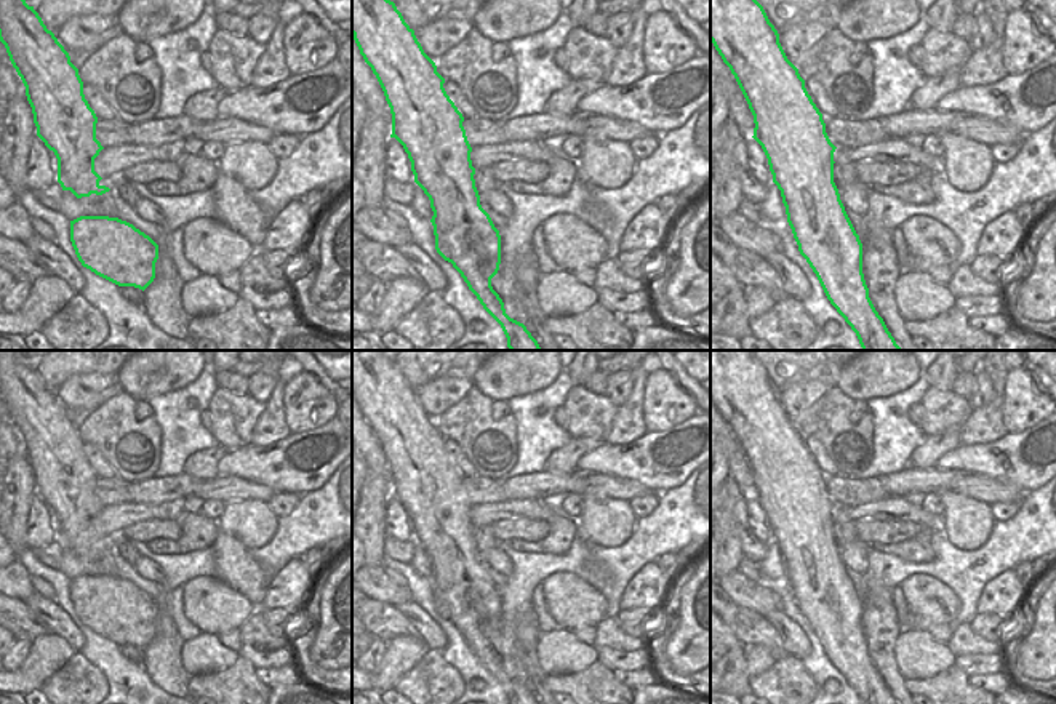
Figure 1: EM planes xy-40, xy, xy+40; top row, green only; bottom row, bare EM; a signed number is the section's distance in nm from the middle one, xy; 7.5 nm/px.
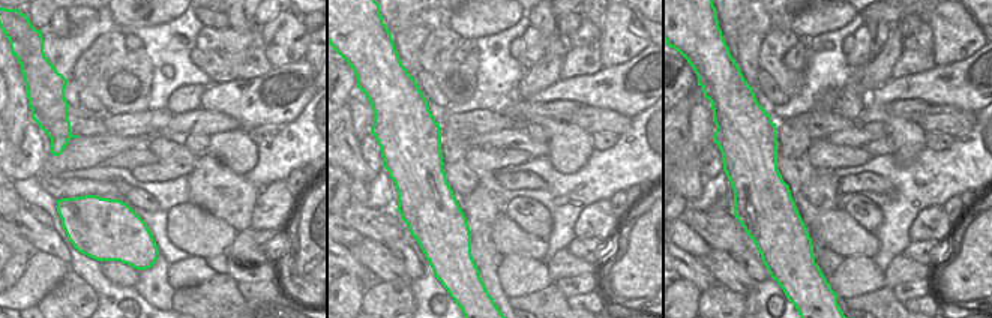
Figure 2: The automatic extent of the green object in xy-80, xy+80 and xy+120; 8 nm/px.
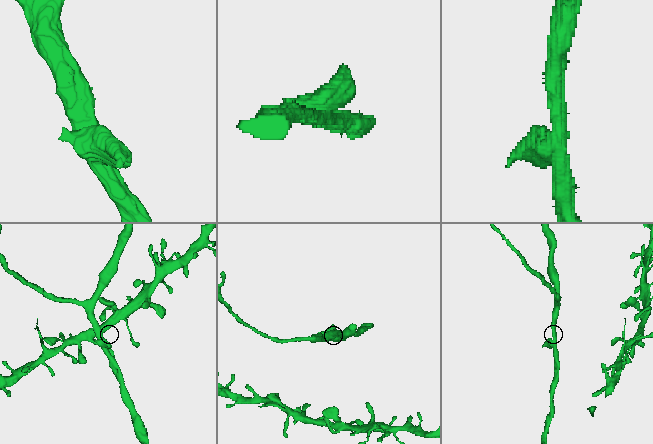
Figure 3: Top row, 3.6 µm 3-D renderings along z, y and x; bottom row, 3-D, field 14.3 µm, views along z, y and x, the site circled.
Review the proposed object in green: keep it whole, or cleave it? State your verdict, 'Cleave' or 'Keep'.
Cleave

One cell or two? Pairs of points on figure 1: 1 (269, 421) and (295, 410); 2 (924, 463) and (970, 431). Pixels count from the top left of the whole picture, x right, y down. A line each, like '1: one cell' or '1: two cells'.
1: two cells
2: two cells

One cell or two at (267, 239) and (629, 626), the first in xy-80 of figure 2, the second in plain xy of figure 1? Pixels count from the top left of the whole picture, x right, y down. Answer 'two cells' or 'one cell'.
one cell

